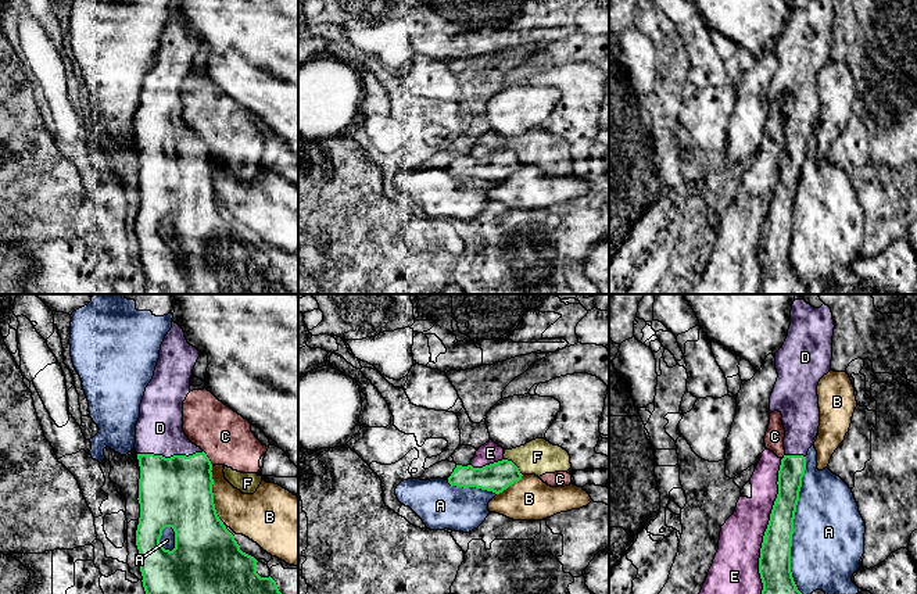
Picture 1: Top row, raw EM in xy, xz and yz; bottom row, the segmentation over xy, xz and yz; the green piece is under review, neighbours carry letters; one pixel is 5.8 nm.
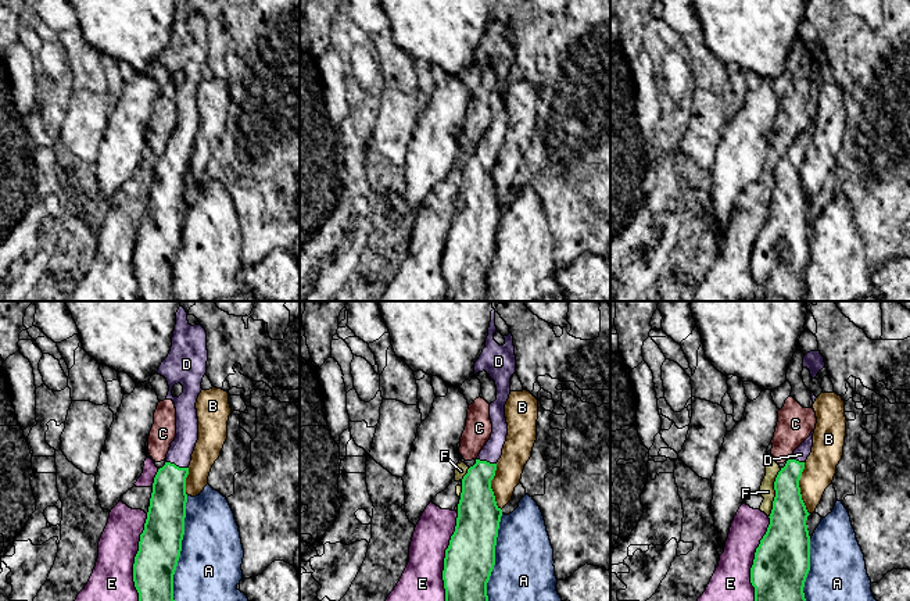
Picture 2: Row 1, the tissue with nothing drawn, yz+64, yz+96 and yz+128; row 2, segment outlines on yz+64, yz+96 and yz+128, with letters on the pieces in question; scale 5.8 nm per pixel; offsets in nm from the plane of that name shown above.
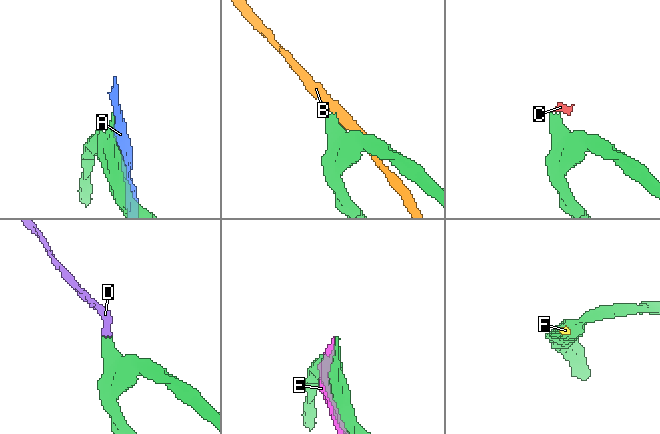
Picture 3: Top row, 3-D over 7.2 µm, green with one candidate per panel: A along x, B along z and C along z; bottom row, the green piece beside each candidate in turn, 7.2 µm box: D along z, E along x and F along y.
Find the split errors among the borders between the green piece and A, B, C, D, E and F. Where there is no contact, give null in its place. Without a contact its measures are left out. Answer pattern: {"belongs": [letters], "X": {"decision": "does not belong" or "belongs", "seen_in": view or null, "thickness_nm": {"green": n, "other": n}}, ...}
{"belongs": ["D"], "A": {"decision": "does not belong", "seen_in": "yz", "thickness_nm": {"green": 190, "other": 420}}, "B": {"decision": "does not belong", "seen_in": "xy", "thickness_nm": {"green": 400, "other": 240}}, "C": {"decision": "does not belong", "seen_in": "xy", "thickness_nm": {"green": 380, "other": 300}}, "D": {"decision": "belongs", "seen_in": "xy", "thickness_nm": {"green": 400, "other": 280}}, "E": {"decision": "does not belong", "seen_in": "yz", "thickness_nm": {"green": 190, "other": 240}}, "F": {"decision": "does not belong", "seen_in": "xz", "thickness_nm": {"green": 170, "other": 200}}}

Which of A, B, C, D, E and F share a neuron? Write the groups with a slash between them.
A / B / C E F / D

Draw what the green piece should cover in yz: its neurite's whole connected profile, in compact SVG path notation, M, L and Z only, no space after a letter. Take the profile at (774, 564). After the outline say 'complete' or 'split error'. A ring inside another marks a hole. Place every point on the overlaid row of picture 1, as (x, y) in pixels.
M803 298L795 300L788 336L774 355L778 377L770 396L770 412L782 415L785 455L778 470L778 494L760 548L762 594L802 594L791 572L794 519L806 455L819 433L817 386L831 371L834 328L828 305L814 308Z; split error

